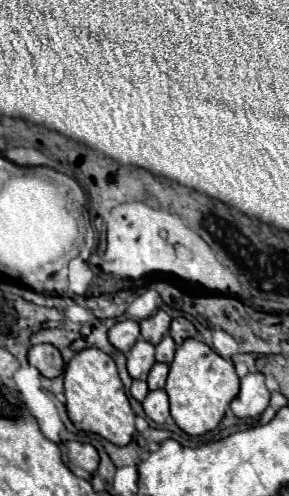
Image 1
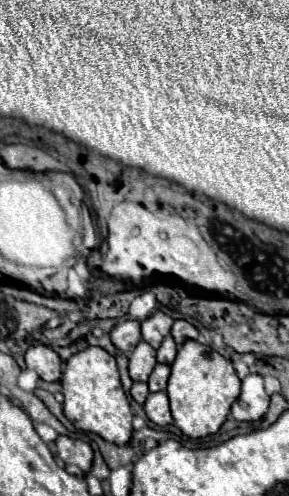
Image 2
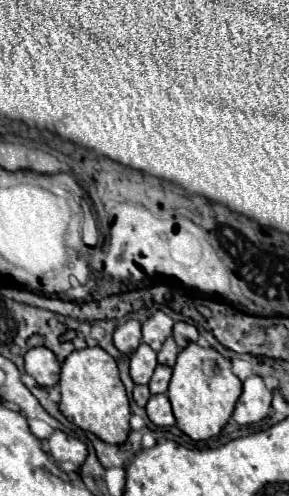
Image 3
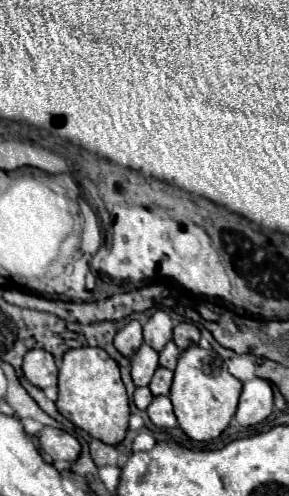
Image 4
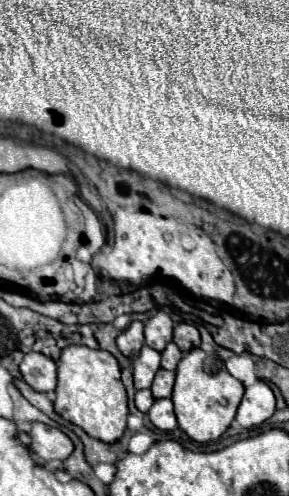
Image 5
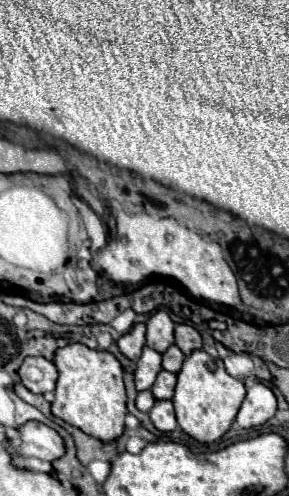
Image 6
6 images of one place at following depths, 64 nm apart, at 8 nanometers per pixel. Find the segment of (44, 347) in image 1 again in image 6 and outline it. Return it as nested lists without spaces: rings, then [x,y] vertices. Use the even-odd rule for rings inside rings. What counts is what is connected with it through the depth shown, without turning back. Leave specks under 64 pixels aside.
[[[40,356],[26,358],[22,362],[18,374],[22,378],[22,384],[30,392],[34,392],[34,394],[52,392],[54,386],[56,386],[56,378],[58,378],[58,372],[56,372],[54,362],[50,362],[46,358],[40,358]]]

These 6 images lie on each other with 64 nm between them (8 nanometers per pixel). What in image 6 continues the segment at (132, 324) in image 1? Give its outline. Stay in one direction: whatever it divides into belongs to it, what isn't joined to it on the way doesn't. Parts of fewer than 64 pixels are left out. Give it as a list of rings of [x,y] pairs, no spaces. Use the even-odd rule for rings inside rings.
[[[136,324],[128,334],[124,334],[124,336],[118,340],[120,352],[122,352],[128,360],[132,360],[132,362],[136,362],[136,360],[140,358],[144,344],[146,344],[146,326],[144,326],[144,324]]]

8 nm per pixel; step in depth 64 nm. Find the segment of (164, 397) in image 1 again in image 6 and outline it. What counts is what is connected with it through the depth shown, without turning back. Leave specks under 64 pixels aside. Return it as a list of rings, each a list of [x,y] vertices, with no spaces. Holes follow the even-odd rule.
[[[156,400],[152,410],[150,410],[150,420],[160,432],[172,432],[176,428],[172,400]]]

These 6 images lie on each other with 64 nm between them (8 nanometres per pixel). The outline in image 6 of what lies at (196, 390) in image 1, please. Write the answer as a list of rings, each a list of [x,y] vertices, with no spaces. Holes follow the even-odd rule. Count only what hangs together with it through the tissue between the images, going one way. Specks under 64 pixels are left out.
[[[196,350],[186,356],[184,366],[178,372],[178,384],[172,402],[176,408],[176,420],[188,436],[198,442],[214,442],[232,426],[244,396],[244,384],[224,370],[220,358],[212,358],[204,350]]]

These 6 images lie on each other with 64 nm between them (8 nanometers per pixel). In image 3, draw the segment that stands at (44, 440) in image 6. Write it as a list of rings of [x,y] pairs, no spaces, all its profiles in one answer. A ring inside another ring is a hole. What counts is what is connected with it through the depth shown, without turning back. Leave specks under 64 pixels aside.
[[[54,430],[48,438],[48,452],[56,462],[74,462],[76,466],[80,466],[86,458],[86,444],[82,444],[78,438],[72,438],[60,430]]]

